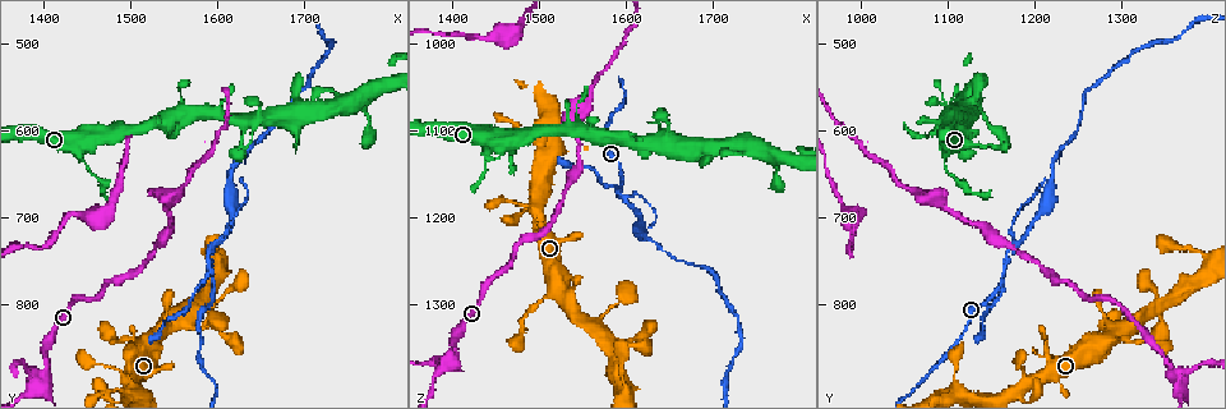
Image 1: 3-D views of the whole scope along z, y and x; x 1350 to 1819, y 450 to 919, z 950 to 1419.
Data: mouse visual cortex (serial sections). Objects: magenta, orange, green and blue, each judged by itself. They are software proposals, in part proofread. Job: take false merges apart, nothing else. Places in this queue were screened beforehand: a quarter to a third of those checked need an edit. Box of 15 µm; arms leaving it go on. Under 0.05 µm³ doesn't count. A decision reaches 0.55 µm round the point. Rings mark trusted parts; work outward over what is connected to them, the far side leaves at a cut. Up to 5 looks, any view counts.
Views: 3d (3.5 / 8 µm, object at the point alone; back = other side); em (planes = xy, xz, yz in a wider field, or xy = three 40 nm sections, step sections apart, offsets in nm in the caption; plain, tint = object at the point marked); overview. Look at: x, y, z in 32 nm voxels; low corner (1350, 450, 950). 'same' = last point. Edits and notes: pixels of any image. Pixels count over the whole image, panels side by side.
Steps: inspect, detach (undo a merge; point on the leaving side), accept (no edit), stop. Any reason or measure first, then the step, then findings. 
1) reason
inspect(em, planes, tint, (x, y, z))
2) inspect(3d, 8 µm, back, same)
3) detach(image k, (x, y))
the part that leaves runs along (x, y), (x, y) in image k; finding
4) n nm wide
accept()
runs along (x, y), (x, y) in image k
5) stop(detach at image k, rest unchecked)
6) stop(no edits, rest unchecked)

inspect(3d, 3.5 µm, (1590, 735, 1170))

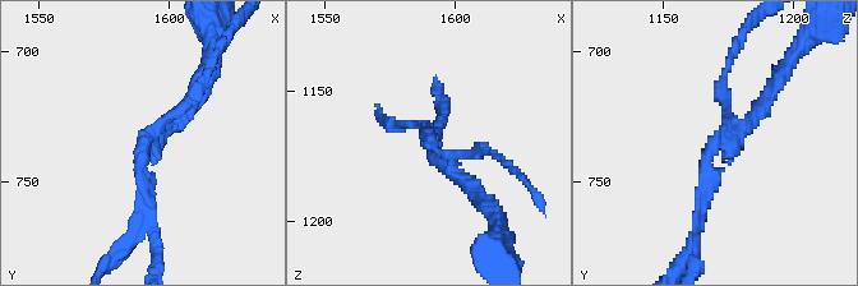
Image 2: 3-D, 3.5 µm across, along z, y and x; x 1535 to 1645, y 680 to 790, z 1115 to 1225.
3 arms; arms of 150, 150, 200 nm; shape alone is not enough
inspect(em, xy, step 2, tint, (1591, 735, 1172))

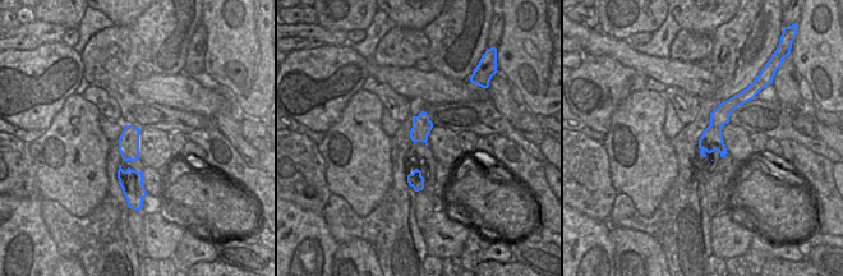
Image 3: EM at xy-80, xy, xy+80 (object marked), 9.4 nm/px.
detach(image 2, (110, 259))
the part that leaves runs along (144, 192), (141, 148), (192, 105) in image 2; a second cell is stuck on

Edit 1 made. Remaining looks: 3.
thick turns thin
inspect(3d, 8 µm, (1480, 900, 1095))

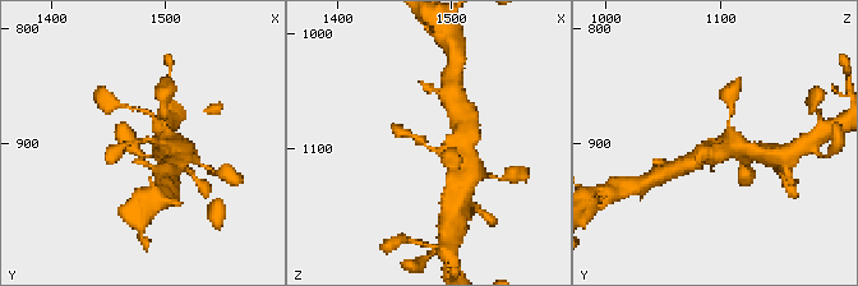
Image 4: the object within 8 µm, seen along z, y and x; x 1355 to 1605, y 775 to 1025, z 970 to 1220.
arms of 200, 500 nm
inspect(em, xy, step 2, tint, (1482, 898, 1098))

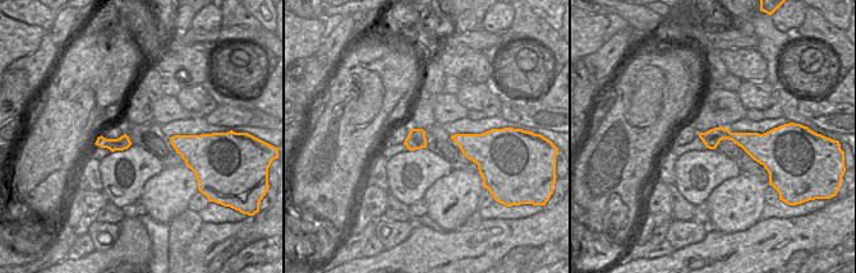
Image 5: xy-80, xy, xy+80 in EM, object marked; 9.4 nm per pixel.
170 nm wide
accept()
runs along (461, 162), (398, 130) in image 4; all the same cell

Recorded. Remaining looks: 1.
stop(detach at image 2, rest unchecked)

